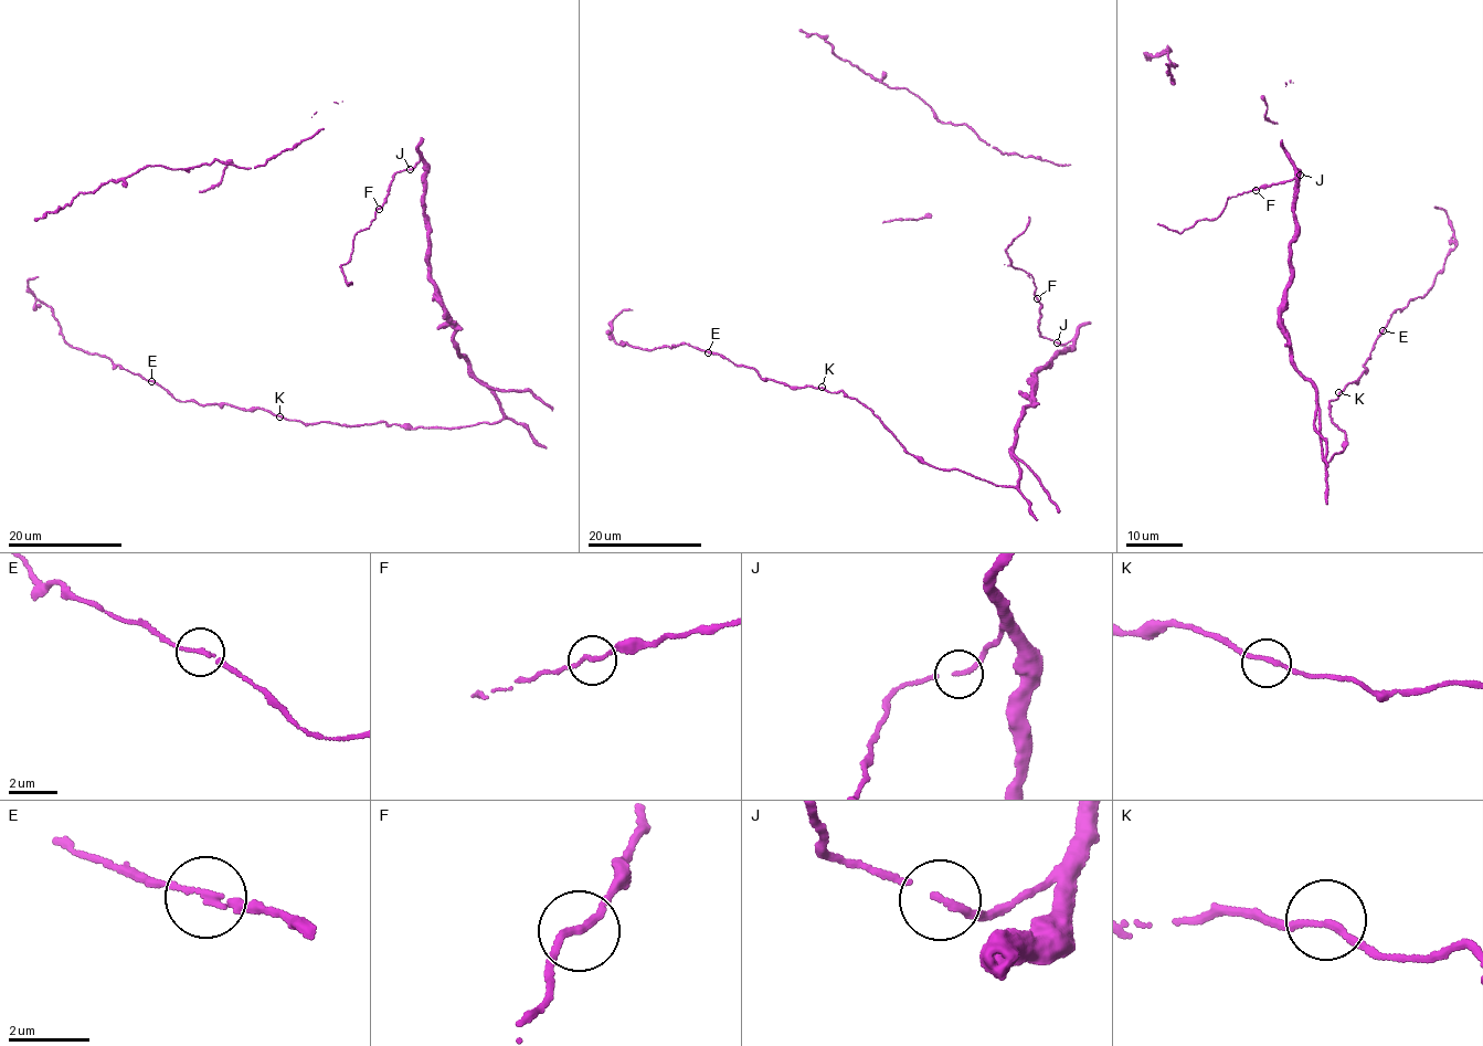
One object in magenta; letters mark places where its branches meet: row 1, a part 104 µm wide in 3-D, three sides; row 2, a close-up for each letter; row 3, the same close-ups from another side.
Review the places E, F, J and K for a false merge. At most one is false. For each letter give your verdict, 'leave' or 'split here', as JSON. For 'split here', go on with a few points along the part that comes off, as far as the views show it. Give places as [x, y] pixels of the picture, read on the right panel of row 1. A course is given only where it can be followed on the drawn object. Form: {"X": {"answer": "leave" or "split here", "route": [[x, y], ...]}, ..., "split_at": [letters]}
{"E": {"answer": "leave"}, "F": {"answer": "leave"}, "J": {"answer": "leave"}, "K": {"answer": "leave"}, "split_at": []}

